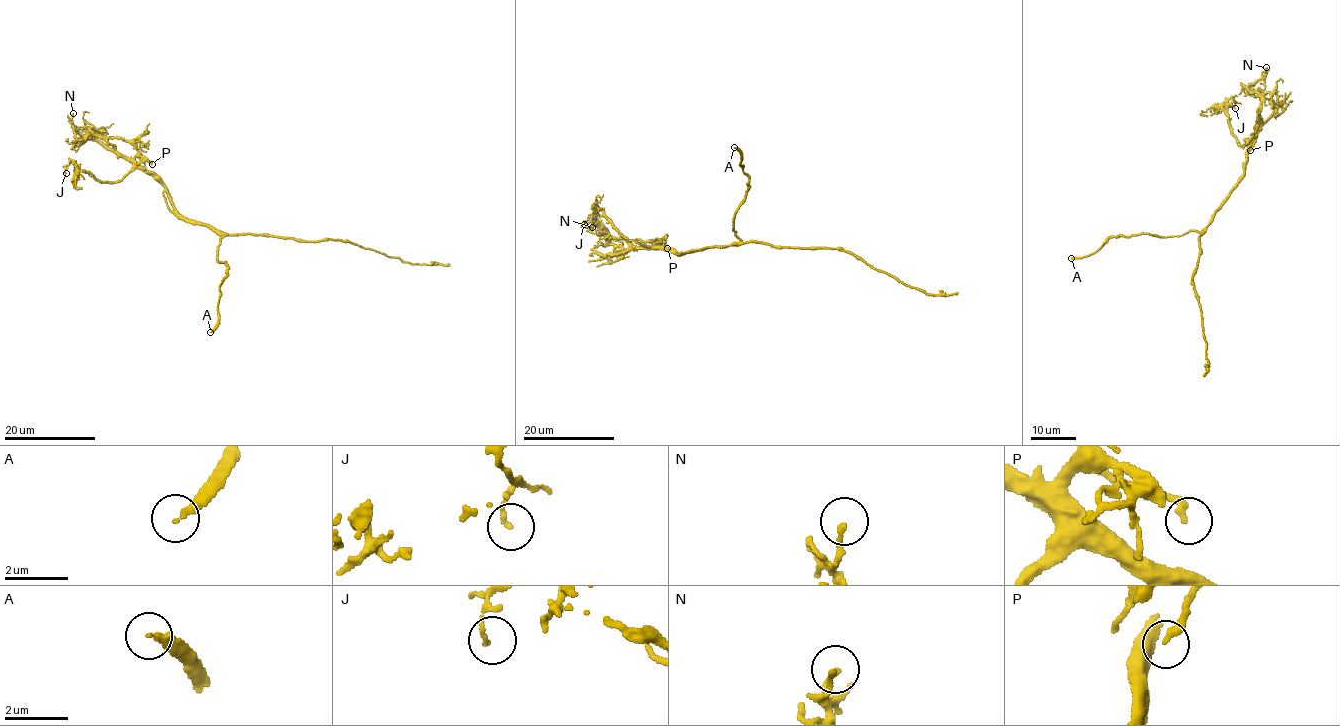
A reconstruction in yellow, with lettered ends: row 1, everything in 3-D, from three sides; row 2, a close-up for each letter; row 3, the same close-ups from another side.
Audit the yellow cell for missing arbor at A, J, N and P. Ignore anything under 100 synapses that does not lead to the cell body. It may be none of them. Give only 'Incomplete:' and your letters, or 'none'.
Incomplete: A

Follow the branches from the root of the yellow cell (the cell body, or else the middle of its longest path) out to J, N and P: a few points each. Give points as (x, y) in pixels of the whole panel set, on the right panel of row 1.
J: (1200, 234), (1243, 173), (1249, 143), (1239, 145), (1222, 108), (1231, 97), (1236, 103), (1235, 108)
N: (1200, 234), (1243, 173), (1248, 150), (1259, 124), (1258, 108), (1264, 93), (1266, 67)
P: (1200, 234), (1243, 173), (1248, 146), (1254, 137), (1250, 150)

